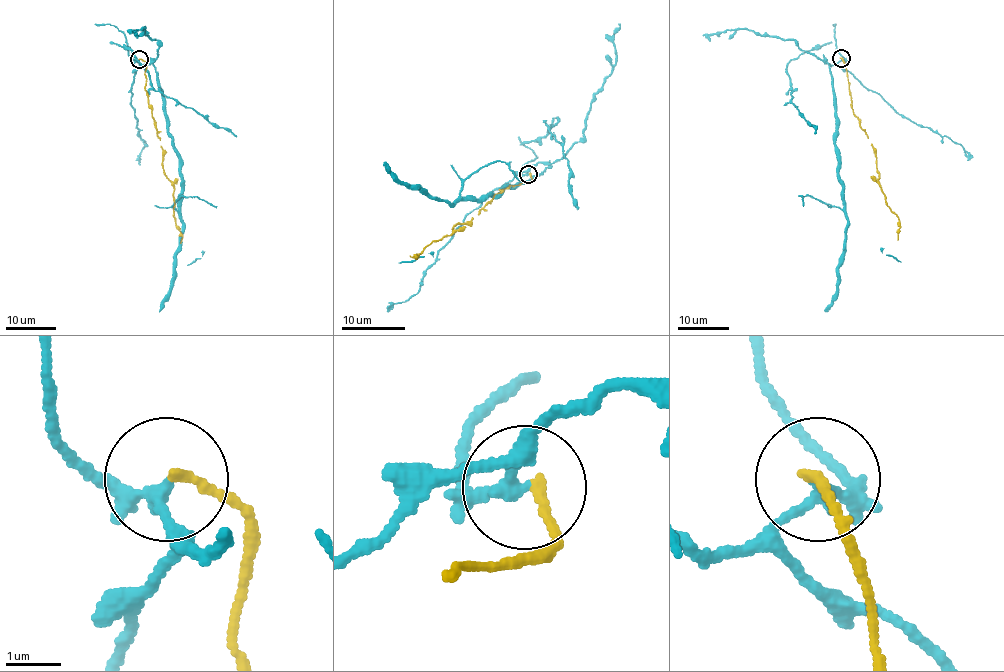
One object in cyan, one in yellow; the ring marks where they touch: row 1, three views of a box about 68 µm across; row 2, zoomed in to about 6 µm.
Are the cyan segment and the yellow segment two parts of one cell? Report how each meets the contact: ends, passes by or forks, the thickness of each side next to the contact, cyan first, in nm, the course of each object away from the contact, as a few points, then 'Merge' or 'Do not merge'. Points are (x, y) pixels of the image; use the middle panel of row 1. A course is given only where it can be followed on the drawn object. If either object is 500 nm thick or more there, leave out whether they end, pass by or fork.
At the ring cyan passes by. At the ring yellow ends. Thickness 200 nm (cyan) against 150 nm. Course of cyan: (528, 174), (532, 166), (548, 166), (498, 194), (452, 205), (398, 182), (384, 161). Course of yellow: (529, 174), (529, 182), (495, 193), (478, 215), (453, 225), (454, 232), (435, 240), (416, 258), (409, 256). Do not merge

